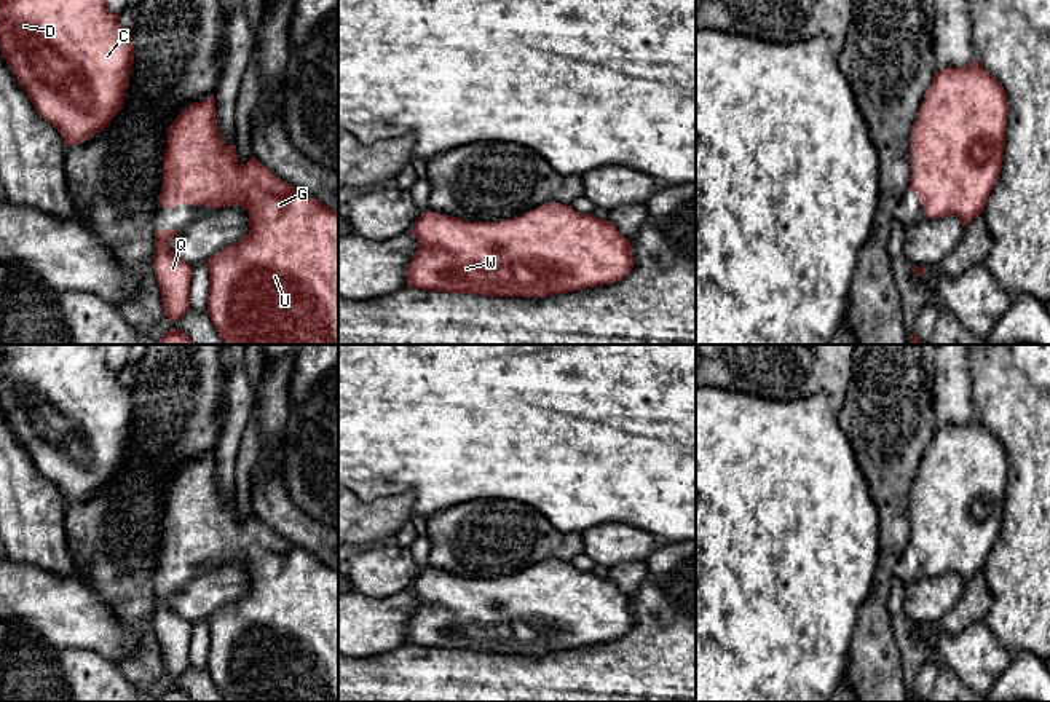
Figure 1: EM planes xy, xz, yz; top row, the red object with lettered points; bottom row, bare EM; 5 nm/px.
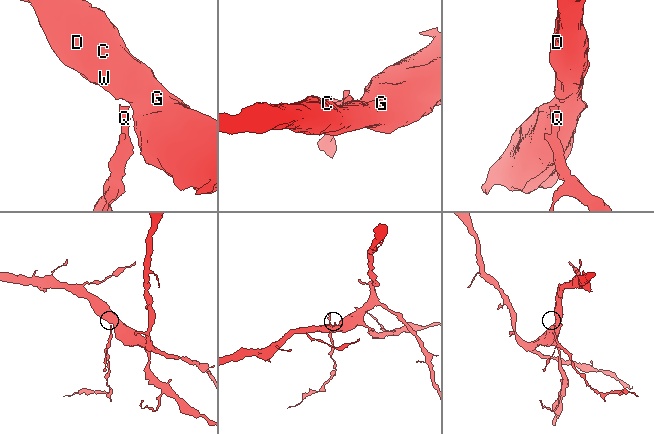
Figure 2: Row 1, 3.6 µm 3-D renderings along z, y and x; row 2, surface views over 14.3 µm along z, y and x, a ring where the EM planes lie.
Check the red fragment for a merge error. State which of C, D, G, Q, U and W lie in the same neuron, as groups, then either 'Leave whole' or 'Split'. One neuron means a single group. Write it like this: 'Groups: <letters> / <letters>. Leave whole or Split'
Groups: C D G Q U W. Leave whole

